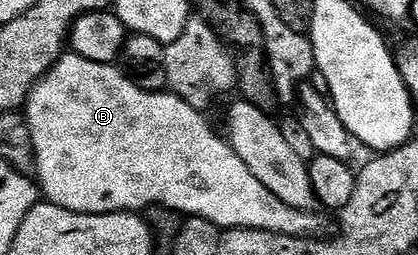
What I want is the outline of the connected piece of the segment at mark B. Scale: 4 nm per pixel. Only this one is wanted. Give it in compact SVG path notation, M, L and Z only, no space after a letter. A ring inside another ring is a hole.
M74 54L60 56L56 64L39 79L39 83L32 90L31 97L25 105L25 115L33 138L35 176L46 203L56 204L65 210L88 212L89 214L109 214L110 212L134 212L139 214L153 207L172 208L172 210L187 218L192 216L205 218L209 222L216 224L221 230L252 228L253 230L265 230L266 232L280 232L286 236L310 236L312 238L326 233L323 232L327 228L325 217L315 216L314 211L297 210L293 206L289 206L289 202L281 202L281 198L277 198L277 194L273 194L273 190L266 188L253 174L253 170L249 170L249 166L245 166L245 162L241 162L241 158L237 158L237 154L231 148L230 143L220 133L219 137L211 129L210 122L203 117L206 115L200 109L189 106L189 102L185 102L180 96L176 96L167 90L161 92L141 90L141 86L134 84L127 77L122 67L115 64L93 62L89 58L81 58Z

